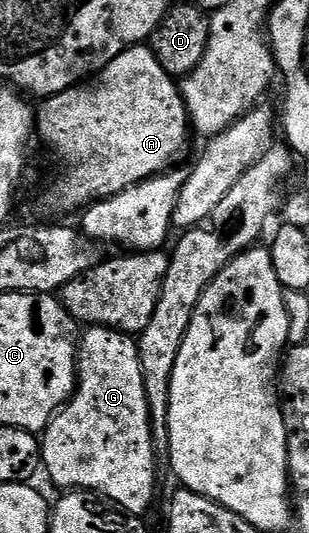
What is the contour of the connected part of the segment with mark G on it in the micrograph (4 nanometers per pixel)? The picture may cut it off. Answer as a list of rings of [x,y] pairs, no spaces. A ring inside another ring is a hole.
[[[90,326],[80,335],[77,389],[72,398],[53,415],[39,441],[44,473],[49,473],[50,480],[62,486],[62,491],[84,490],[102,499],[110,498],[117,505],[114,507],[133,516],[144,515],[144,510],[152,508],[153,497],[157,494],[159,459],[153,452],[147,392],[143,388],[143,368],[139,364],[137,343],[130,335],[112,330],[110,326]]]

